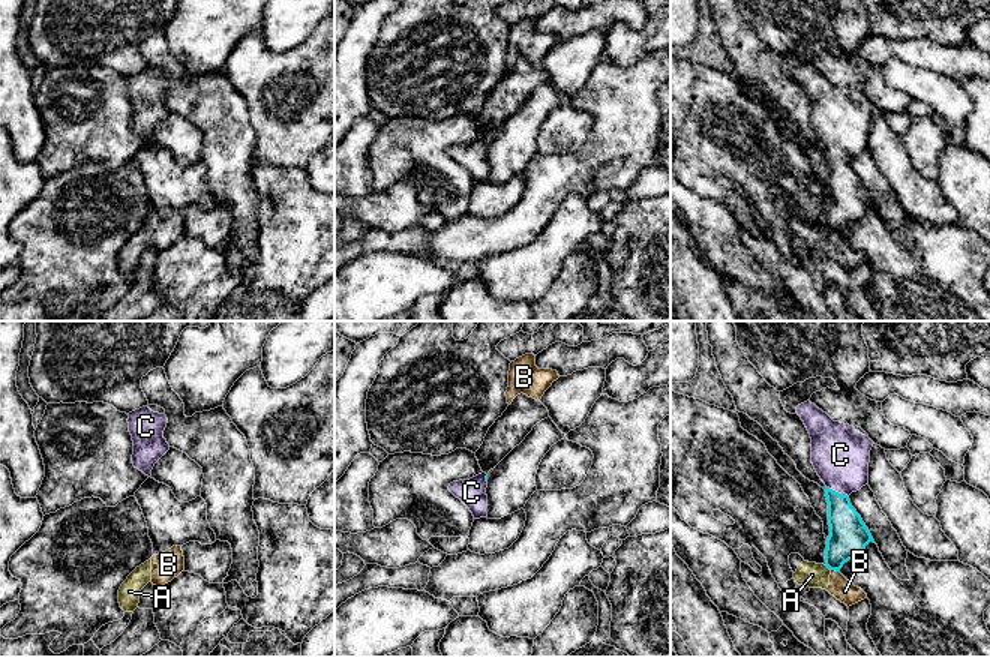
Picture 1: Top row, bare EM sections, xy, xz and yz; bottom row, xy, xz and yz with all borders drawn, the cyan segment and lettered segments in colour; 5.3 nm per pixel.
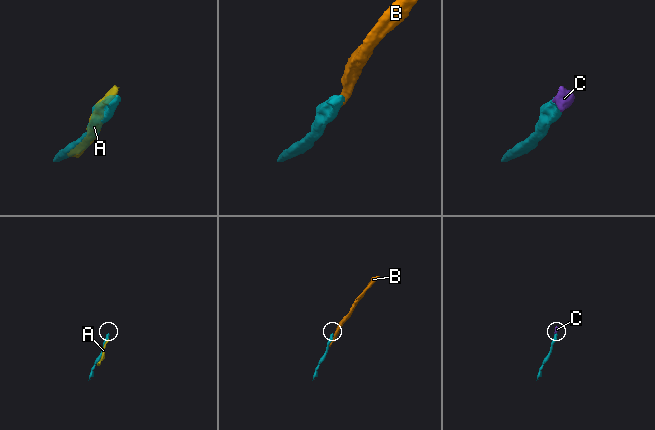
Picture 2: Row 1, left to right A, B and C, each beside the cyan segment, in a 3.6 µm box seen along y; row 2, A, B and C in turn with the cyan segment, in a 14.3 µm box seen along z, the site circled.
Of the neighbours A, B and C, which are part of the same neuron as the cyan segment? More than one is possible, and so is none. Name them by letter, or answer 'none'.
C

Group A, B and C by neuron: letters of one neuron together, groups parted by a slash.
A B / C

